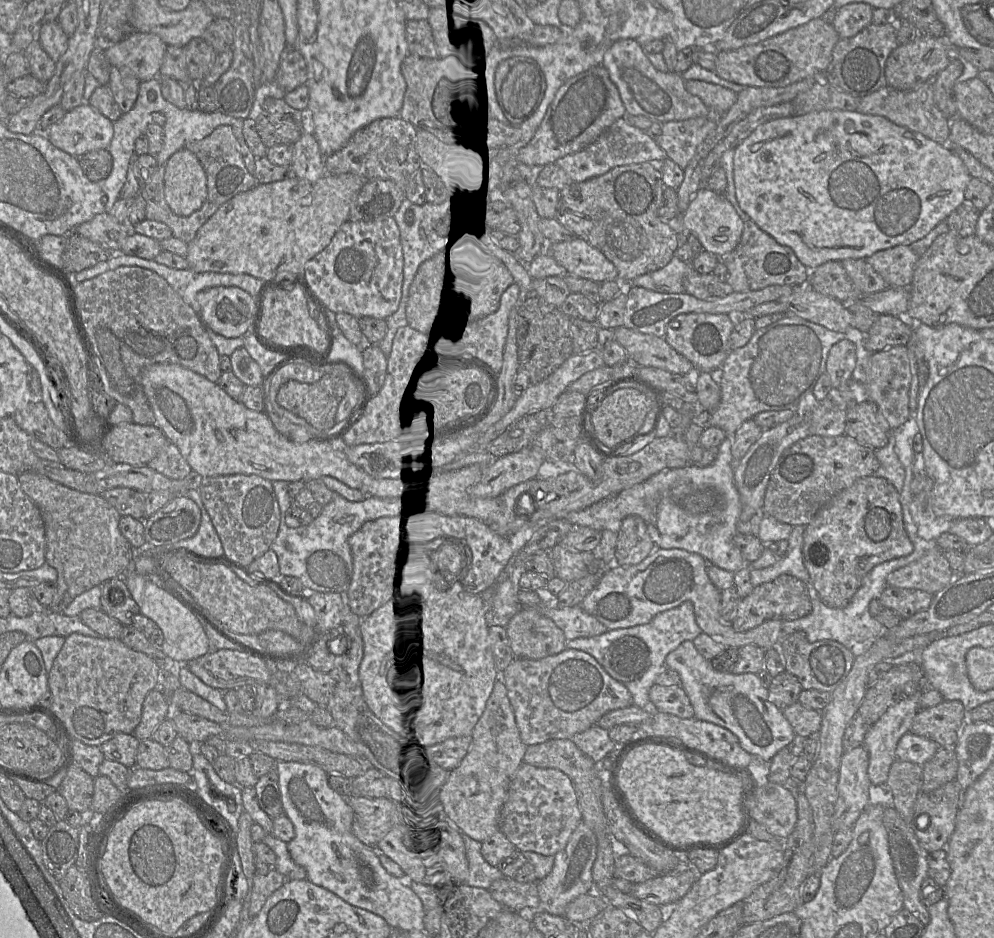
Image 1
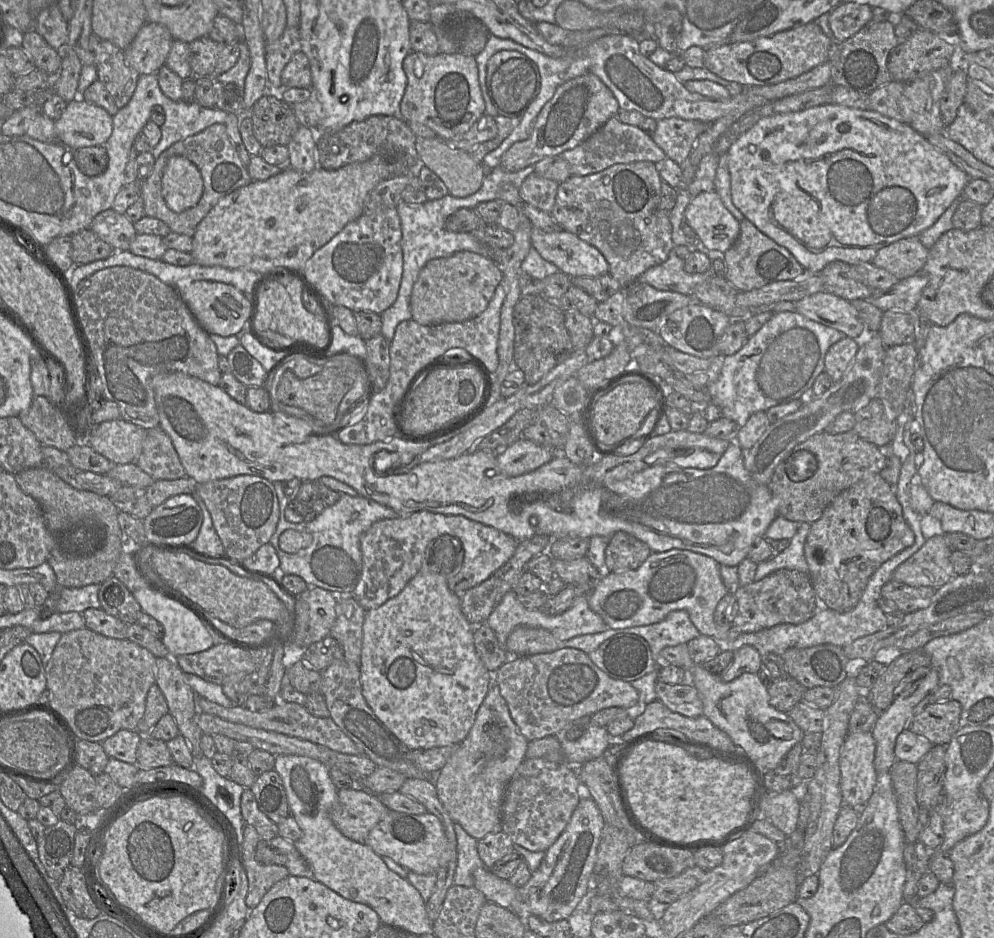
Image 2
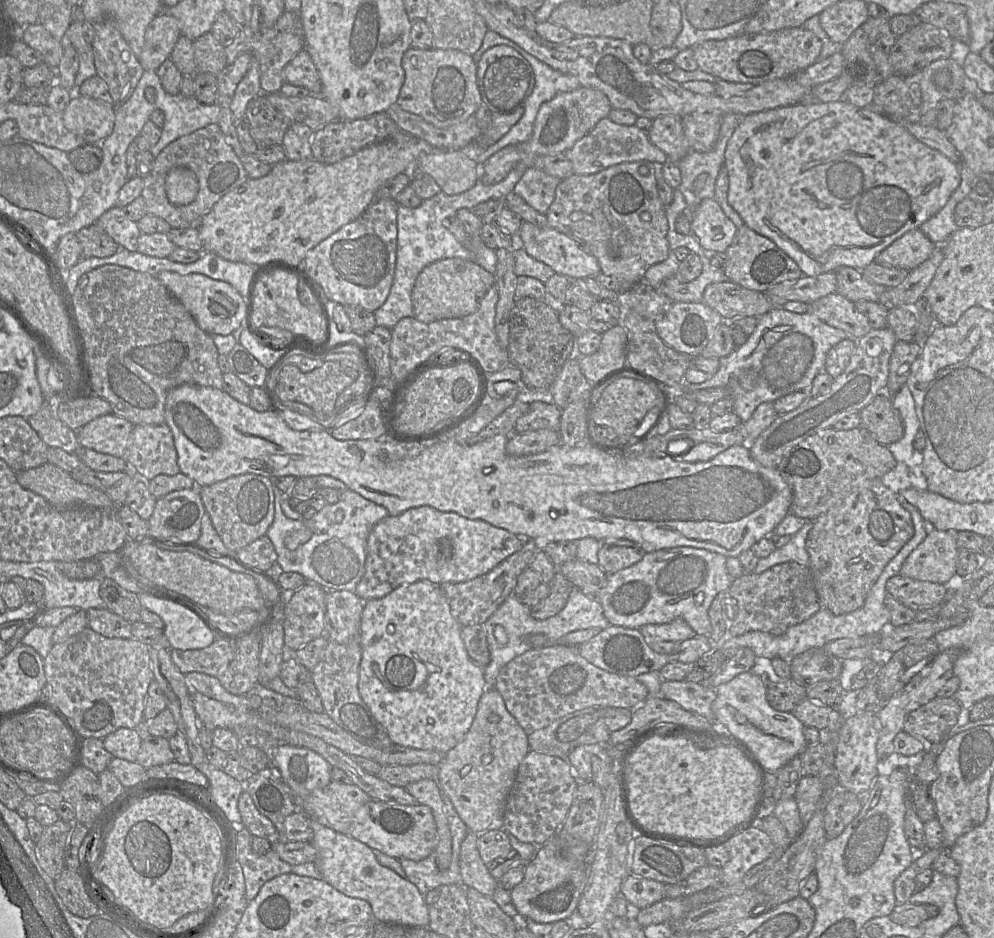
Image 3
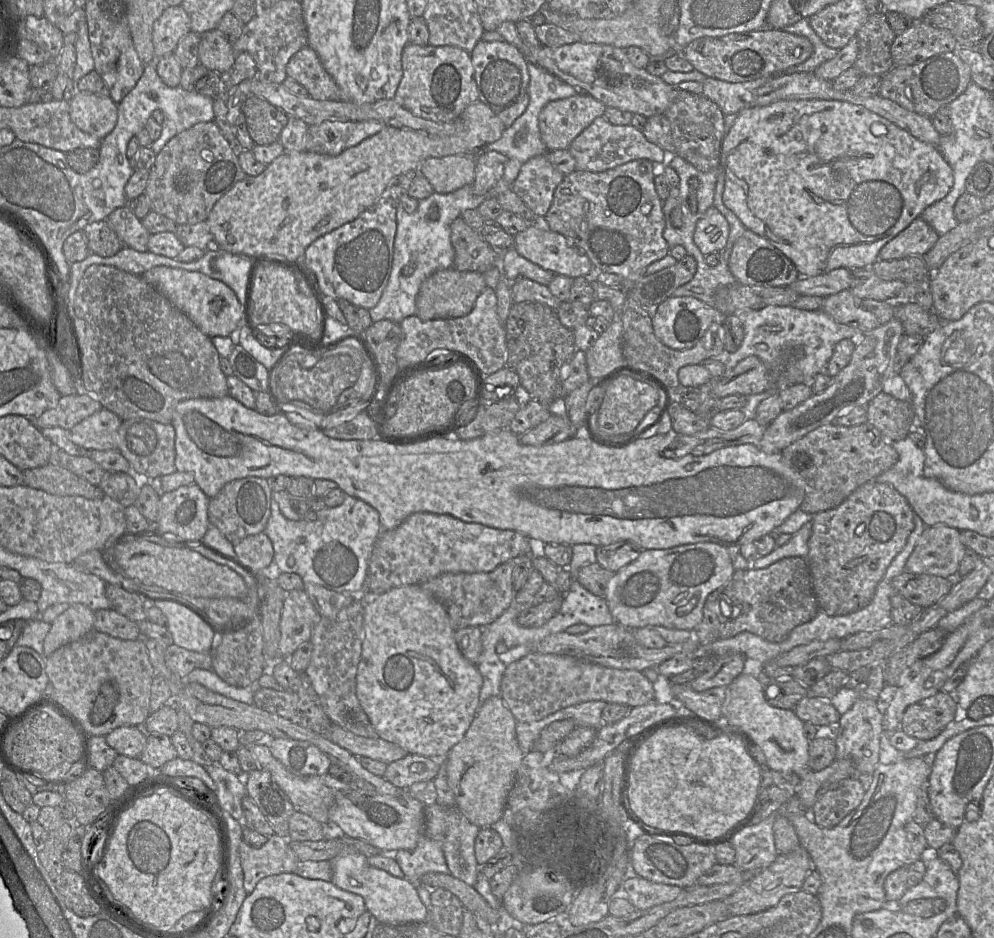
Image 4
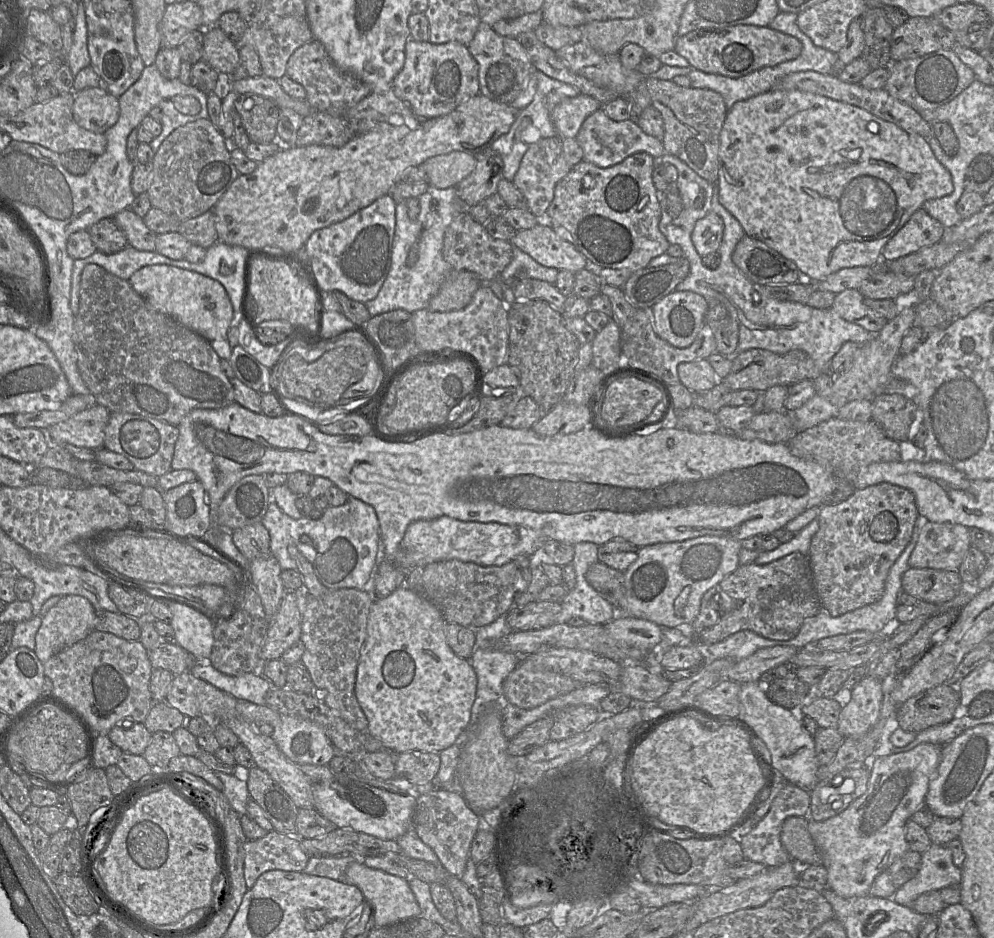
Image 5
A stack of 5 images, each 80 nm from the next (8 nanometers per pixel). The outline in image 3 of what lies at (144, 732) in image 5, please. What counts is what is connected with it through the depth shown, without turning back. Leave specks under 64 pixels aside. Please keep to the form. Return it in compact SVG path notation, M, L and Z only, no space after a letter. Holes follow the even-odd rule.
M119 728L103 740L104 748L113 756L129 762L136 762L143 741L140 729Z

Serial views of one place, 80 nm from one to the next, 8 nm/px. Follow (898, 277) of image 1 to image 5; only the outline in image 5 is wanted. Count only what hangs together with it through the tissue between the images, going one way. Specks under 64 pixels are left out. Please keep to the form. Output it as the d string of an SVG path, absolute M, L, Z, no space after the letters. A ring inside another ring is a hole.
M921 207L887 242L881 252L881 261L890 262L915 253L940 241L945 228Z

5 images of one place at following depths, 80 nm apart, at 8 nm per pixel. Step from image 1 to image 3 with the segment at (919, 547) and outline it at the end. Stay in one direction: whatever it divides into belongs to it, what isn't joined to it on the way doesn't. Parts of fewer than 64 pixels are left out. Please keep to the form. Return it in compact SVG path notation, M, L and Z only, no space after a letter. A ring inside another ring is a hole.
M902 501L909 511L913 524L913 537L900 549L900 551L889 561L882 573L871 587L864 604L849 613L835 615L828 609L821 607L812 617L804 622L791 626L780 635L769 634L760 631L750 631L740 636L727 636L721 643L717 644L718 648L724 650L738 650L739 648L748 647L756 654L757 657L767 659L782 658L791 660L795 656L809 650L821 649L826 644L842 638L858 638L879 634L883 629L890 625L890 611L885 605L885 597L887 596L886 582L893 576L900 573L902 564L911 552L925 539L927 533L925 531L925 523L922 515L916 507Z

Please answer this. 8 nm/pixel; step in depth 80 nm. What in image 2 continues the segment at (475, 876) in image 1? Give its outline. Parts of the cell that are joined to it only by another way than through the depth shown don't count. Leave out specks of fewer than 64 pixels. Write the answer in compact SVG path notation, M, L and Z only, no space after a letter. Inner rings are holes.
M454 822L454 831L457 839L457 866L453 884L474 887L473 872L479 867L485 867L478 853L478 840L469 835L457 822Z

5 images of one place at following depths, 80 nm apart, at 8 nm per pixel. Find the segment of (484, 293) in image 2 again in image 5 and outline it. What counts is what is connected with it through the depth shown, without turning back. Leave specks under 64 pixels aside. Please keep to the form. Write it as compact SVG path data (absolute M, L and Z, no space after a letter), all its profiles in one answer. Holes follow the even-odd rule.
M451 270L427 308L437 312L461 310L471 302L480 286L481 281L476 274Z

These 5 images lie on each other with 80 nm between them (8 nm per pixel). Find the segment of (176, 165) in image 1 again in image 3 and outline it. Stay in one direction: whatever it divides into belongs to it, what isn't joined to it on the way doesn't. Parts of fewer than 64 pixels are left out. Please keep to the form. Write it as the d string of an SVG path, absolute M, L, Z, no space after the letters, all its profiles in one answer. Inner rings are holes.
M174 167L167 174L165 190L172 204L188 205L195 200L199 190L197 176L188 168Z

